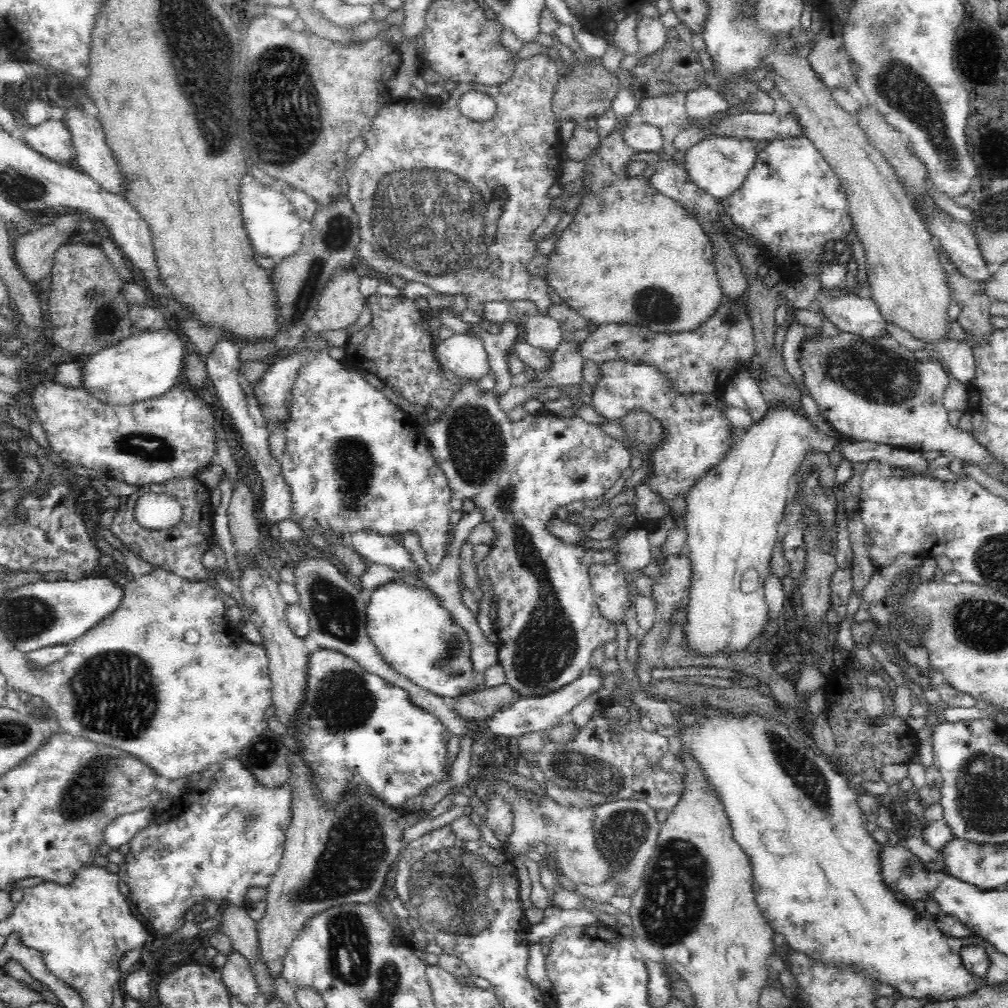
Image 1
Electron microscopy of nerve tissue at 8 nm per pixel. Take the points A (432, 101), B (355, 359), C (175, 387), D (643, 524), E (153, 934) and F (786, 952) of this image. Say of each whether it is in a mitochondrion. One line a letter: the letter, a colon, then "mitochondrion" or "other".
A: other
B: other
C: other
D: other
E: other
F: other

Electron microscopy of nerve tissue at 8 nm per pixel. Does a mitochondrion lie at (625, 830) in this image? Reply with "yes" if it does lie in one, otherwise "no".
yes

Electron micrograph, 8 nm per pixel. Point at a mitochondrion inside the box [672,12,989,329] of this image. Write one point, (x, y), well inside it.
(902, 89)

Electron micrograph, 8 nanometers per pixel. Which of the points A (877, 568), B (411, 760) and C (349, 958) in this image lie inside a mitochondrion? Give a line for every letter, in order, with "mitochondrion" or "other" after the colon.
A: other
B: other
C: mitochondrion

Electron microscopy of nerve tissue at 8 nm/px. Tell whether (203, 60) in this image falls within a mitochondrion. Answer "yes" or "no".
yes

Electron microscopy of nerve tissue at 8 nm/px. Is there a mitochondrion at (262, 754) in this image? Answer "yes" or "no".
yes

